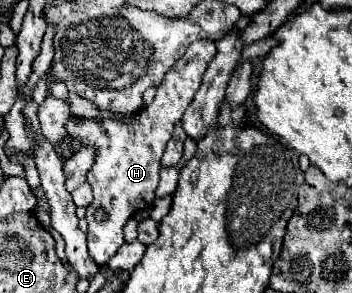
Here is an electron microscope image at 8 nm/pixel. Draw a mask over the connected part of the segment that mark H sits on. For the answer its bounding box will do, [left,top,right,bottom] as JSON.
[68,40,214,266]

